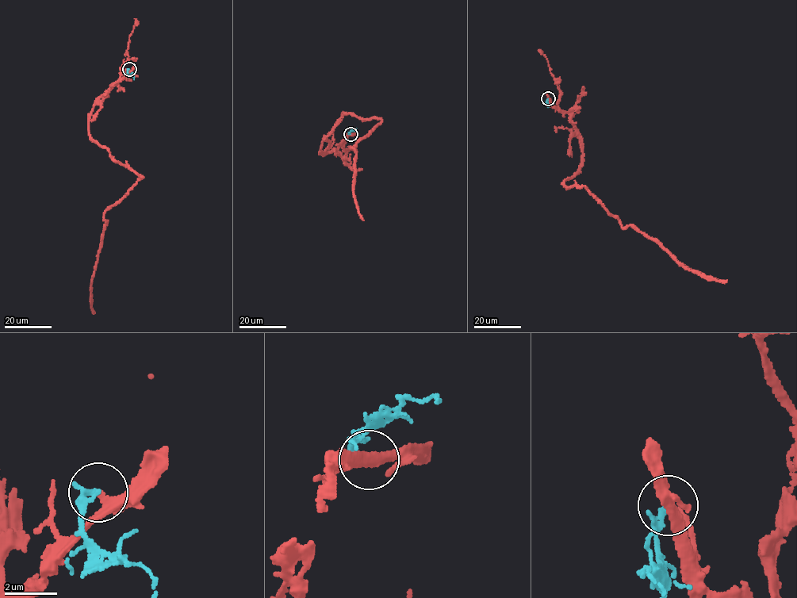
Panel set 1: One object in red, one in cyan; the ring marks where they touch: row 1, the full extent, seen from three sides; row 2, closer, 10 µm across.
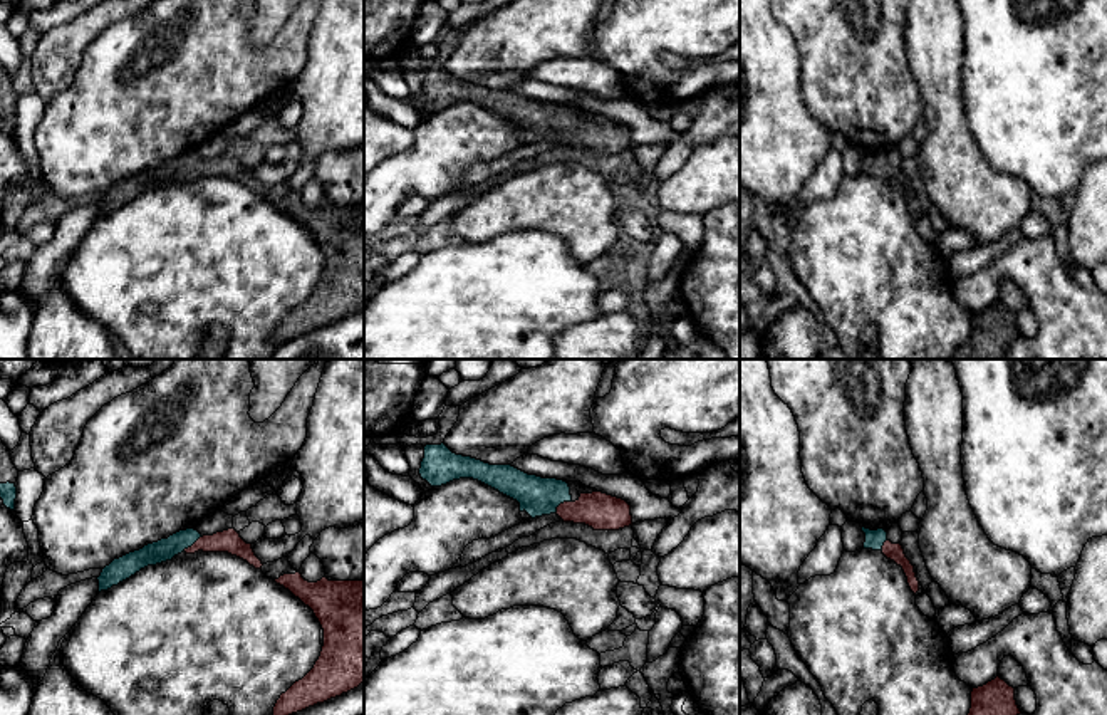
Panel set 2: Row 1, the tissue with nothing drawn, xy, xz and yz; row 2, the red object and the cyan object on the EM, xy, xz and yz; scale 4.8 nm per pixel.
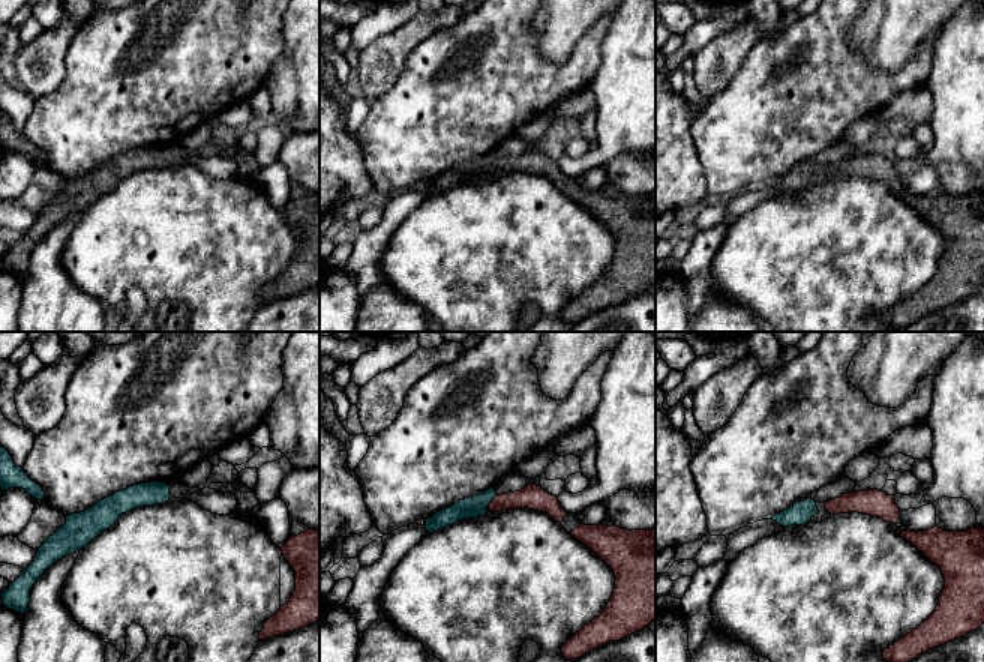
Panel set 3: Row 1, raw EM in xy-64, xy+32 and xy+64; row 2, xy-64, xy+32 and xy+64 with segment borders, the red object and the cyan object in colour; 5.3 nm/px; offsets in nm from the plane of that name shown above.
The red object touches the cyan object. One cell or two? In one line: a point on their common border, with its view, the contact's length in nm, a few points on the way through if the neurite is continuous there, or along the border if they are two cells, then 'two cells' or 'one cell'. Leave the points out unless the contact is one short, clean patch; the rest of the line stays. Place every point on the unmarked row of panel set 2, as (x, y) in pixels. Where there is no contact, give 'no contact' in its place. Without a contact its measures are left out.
xz (561, 128) | 110 nm | across xz (599, 135), (567, 135), (561, 128), (552, 120), (537, 120) | one cell

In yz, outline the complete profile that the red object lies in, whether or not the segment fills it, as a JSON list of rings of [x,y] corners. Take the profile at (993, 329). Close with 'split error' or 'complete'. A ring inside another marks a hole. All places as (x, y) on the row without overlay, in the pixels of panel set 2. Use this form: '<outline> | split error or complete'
[[[996,300],[973,312],[969,337],[951,359],[1005,359],[1010,346],[1020,337],[1015,312]]] | complete

